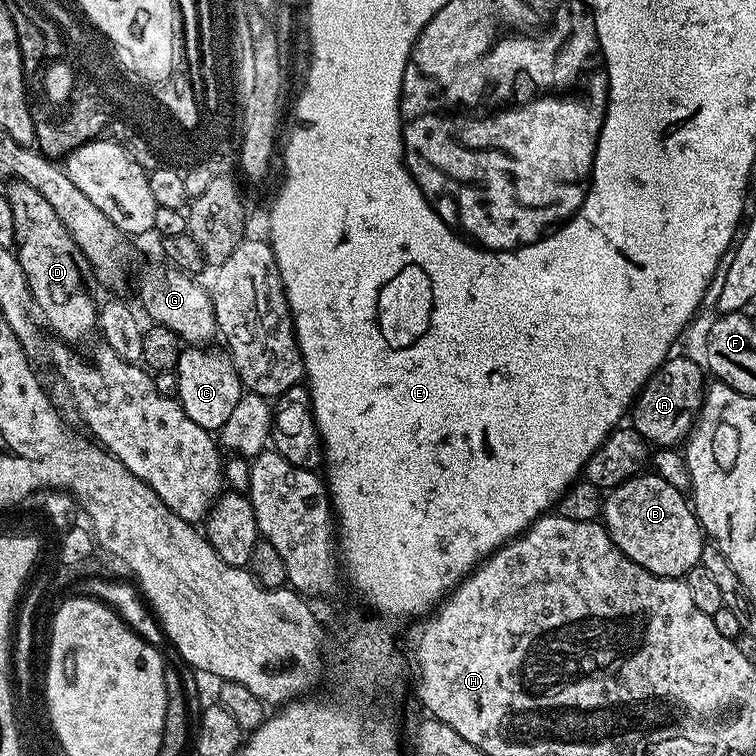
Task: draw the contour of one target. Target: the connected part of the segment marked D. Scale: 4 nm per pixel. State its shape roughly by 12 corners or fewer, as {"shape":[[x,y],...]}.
{"shape":[[13,179],[15,254],[69,346],[98,328],[90,267],[42,194]]}

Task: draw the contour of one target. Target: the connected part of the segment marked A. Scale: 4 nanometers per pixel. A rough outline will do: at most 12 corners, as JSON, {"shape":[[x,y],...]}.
{"shape":[[669,355],[630,409],[649,445],[687,441],[705,369]]}

